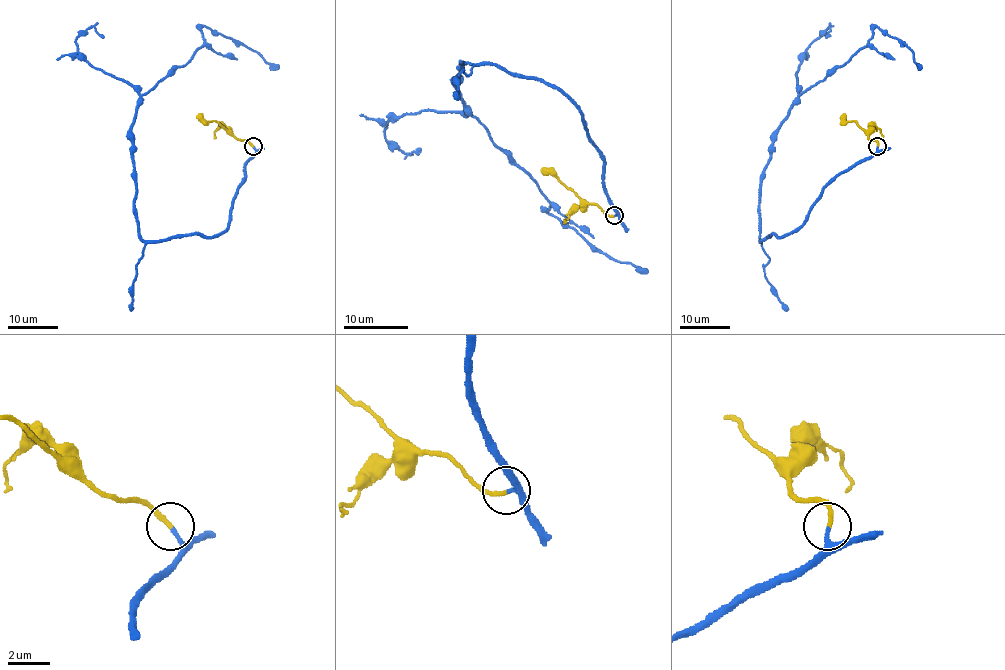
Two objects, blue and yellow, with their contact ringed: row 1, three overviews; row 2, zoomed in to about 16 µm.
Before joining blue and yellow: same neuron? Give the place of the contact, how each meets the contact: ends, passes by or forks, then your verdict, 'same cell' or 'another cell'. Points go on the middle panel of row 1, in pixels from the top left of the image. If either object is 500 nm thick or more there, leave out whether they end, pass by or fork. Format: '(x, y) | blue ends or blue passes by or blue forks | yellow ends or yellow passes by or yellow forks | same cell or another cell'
(614, 215) | blue ends | yellow ends | same cell

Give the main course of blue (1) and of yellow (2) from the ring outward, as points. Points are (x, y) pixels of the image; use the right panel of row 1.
1: (877, 146), (793, 232), (760, 241), (761, 172), (794, 100), (875, 27), (921, 69)
2: (877, 146), (855, 121), (846, 121), (841, 116)

